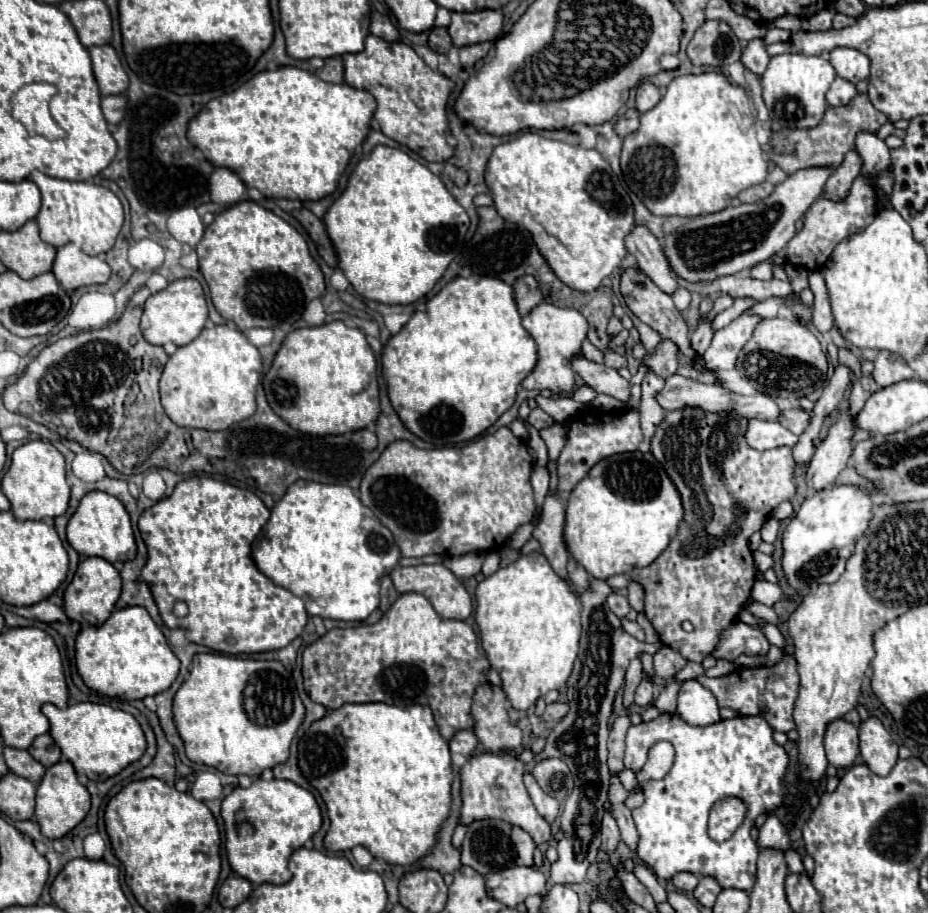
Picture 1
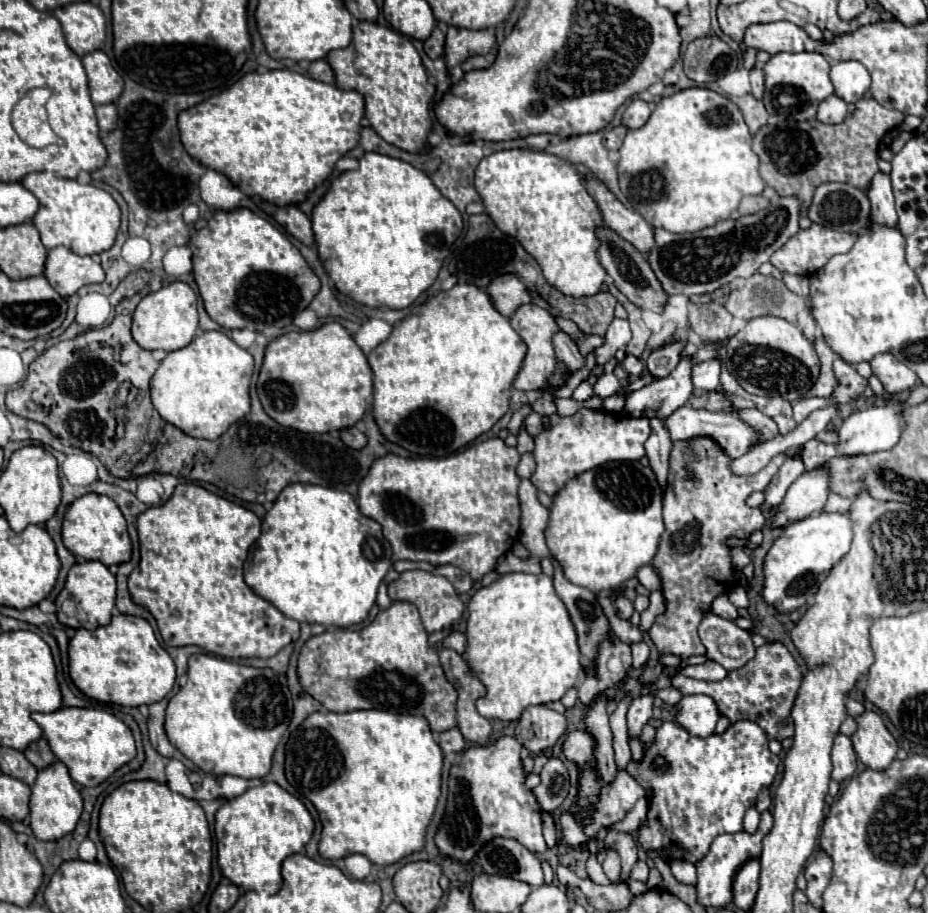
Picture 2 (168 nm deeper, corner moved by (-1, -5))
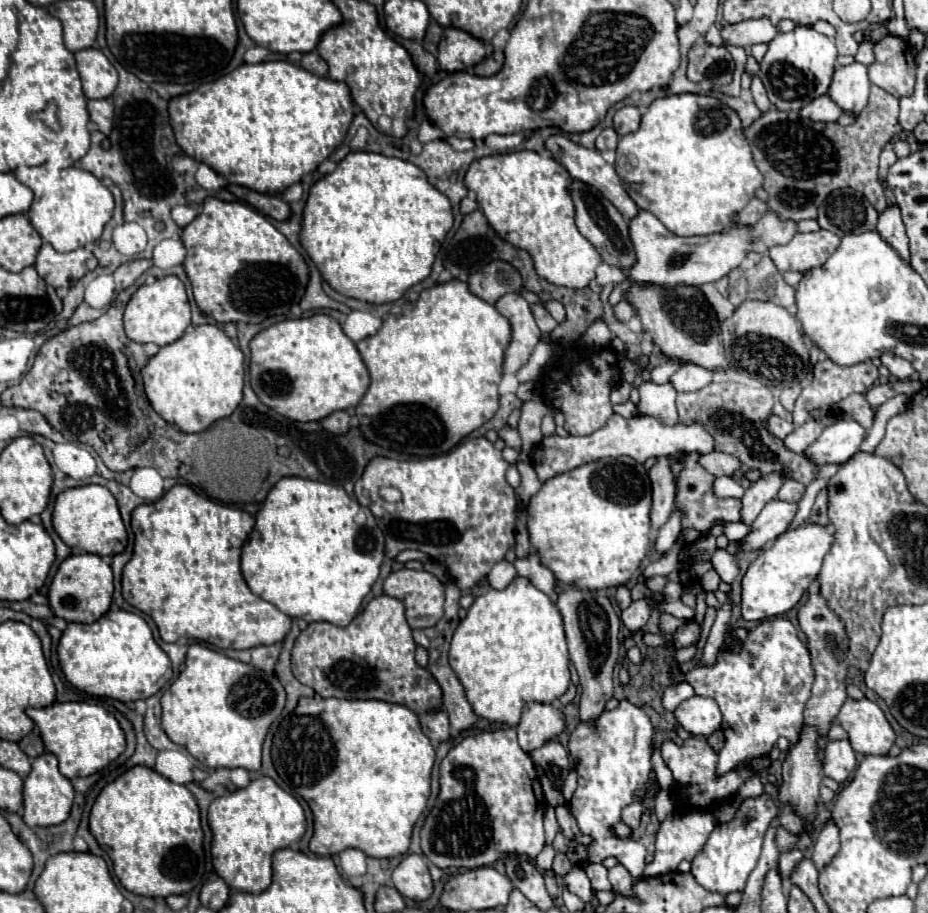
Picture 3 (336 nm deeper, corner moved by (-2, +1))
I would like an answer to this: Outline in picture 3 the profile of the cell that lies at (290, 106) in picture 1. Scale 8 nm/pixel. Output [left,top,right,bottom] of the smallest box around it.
[169,61,355,193]

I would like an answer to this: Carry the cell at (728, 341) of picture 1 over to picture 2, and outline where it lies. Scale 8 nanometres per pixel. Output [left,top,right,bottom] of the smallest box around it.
[692,359,722,391]

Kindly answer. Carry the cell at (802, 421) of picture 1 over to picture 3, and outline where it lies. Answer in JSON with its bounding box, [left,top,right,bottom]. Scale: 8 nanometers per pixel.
[767,415,793,439]

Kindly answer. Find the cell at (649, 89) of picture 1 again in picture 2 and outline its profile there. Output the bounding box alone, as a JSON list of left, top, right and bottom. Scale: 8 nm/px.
[622,99,652,129]

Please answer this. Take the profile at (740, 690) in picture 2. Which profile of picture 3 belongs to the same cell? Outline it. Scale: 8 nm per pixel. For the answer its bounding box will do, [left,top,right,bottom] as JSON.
[685,617,813,775]

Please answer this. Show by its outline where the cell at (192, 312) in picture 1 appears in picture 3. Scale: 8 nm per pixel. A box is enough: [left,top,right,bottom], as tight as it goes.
[123,275,191,347]

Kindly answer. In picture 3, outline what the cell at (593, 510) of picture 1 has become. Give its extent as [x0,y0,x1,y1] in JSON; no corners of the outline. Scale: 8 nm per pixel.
[527,457,651,591]

